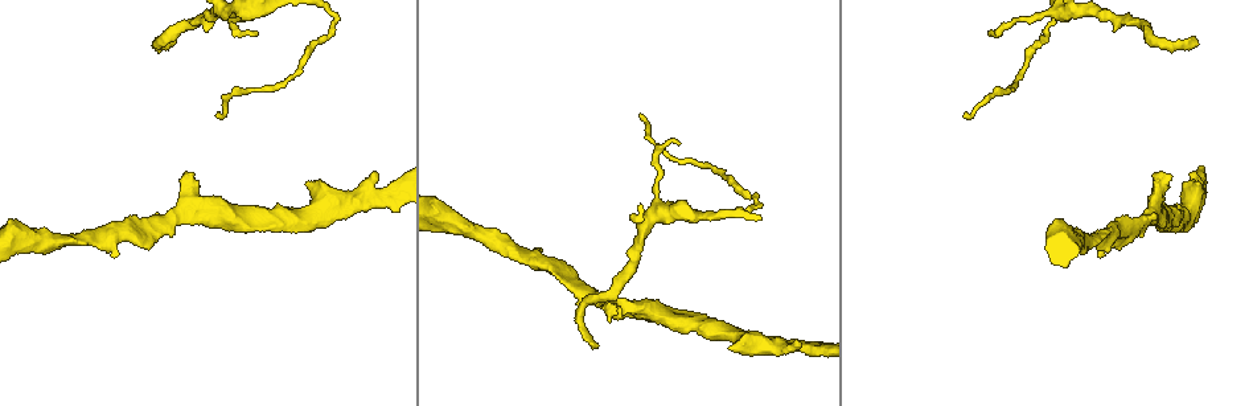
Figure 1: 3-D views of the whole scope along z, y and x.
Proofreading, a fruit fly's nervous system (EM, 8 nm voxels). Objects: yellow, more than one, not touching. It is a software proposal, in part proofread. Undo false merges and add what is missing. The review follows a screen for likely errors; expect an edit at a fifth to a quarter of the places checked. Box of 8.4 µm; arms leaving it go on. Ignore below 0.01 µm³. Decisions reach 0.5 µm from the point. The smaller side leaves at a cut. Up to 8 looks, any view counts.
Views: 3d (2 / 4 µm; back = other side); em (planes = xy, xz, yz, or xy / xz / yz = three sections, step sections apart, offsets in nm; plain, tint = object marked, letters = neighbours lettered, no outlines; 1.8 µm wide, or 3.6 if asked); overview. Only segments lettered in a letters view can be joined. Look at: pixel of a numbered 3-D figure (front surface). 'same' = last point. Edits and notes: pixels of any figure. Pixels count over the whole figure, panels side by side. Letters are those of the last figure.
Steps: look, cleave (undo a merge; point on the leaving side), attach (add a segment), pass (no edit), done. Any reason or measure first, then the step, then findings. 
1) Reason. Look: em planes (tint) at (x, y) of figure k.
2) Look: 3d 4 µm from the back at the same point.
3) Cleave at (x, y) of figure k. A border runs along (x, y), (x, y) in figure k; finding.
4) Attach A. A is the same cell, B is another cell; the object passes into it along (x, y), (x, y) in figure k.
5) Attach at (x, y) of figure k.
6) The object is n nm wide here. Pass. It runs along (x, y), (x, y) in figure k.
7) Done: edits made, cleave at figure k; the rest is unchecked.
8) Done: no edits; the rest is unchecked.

Free end. Look: em planes (letters) at (217, 116) of figure 1.

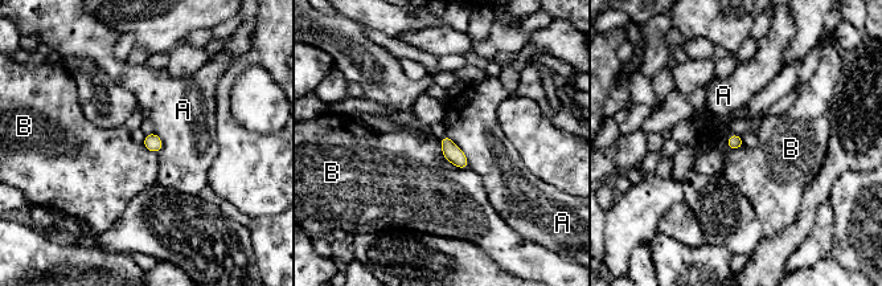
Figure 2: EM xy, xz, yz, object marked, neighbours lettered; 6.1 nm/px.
The object is 90 nm wide here. Pass. A and B are other cells; a border runs along (439, 139), (443, 156) in figure 2; no lettered segment goes on from it.

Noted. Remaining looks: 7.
Free end. Look: em planes (plain) at (1167, 173) of figure 1.

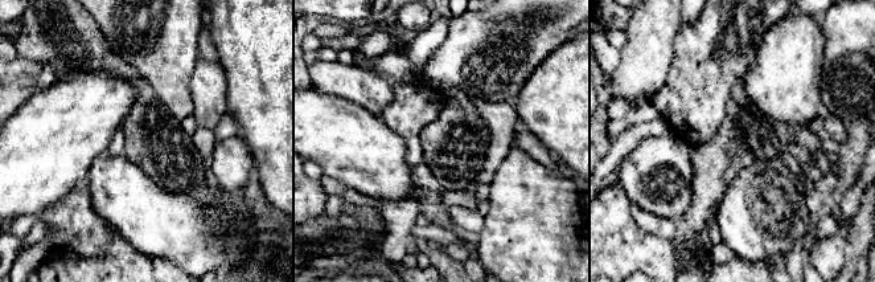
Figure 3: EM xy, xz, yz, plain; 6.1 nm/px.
What lies round it. Look: em planes (letters) at the same point.

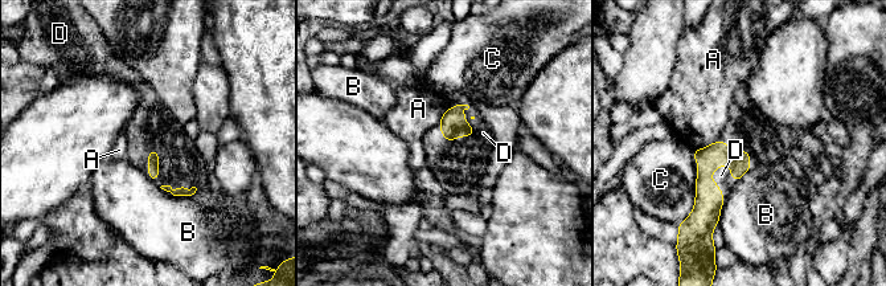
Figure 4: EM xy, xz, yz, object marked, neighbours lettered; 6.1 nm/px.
The longest contact is with C, 320 nm. Attach D. D is the same cell, A, B and C are other cells; the neuron continues.

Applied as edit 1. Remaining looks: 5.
Look: 3d 2 µm at (993, 36) of figure 1.

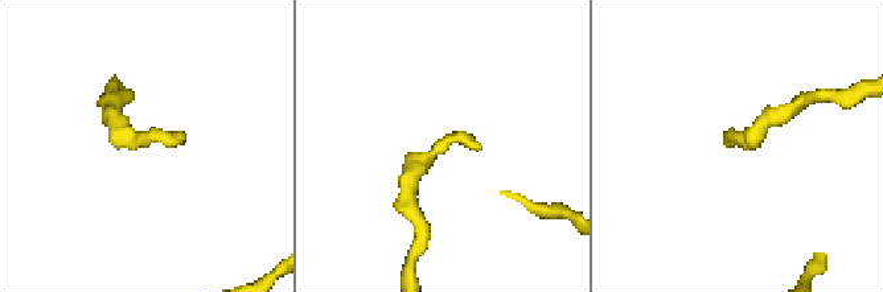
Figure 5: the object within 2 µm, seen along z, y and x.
Look: em planes (letters) at (740, 142) of figure 5.

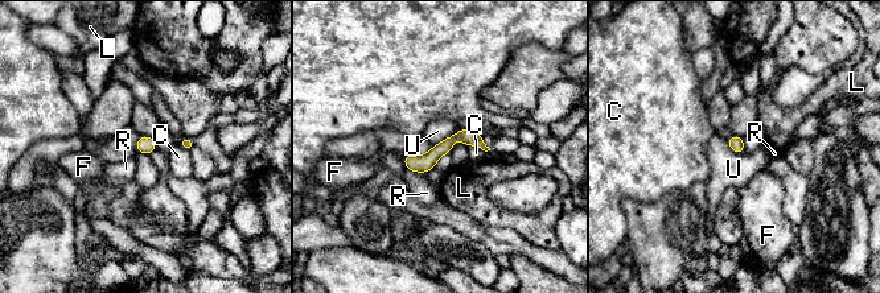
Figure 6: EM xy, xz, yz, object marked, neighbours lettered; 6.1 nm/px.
The object is 90 nm wide here. Pass. C, F, L, R and U are other cells; it runs along (480, 143), (455, 136), (427, 161), (407, 161) in figure 6; none of them fits.

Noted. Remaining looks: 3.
Free end. Look: 3d 2 µm at (801, 347) of figure 1.

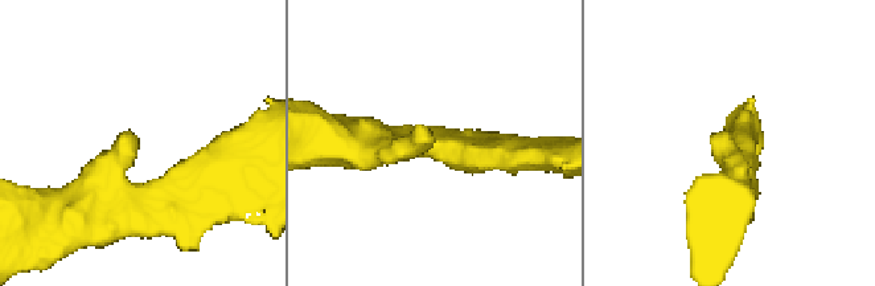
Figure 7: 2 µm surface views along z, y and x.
Look: em planes (letters) at (128, 131) of figure 7.

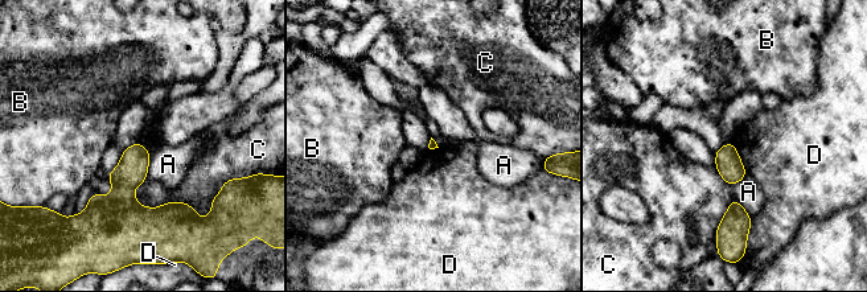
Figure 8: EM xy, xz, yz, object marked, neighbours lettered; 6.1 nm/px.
Pass. A, B, C and D are other cells; none of them fits.

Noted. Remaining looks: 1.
Done: edits made, attach at figure 4; the rest is unchecked.

